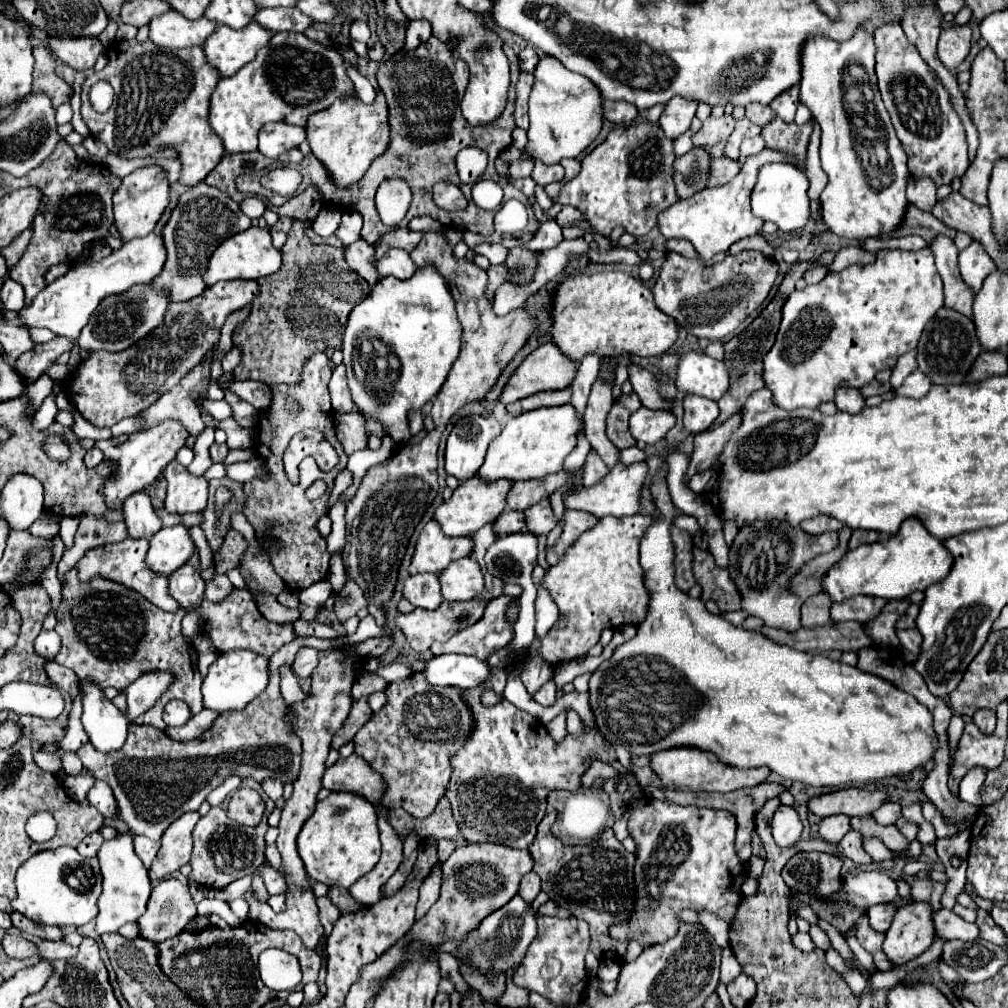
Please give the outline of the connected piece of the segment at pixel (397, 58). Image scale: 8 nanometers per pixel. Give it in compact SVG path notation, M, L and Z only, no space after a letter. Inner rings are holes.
M431 35L417 49L413 49L413 51L401 49L379 67L377 83L387 97L391 139L389 139L389 147L387 147L385 155L379 155L373 161L373 165L365 171L363 179L359 179L357 185L333 187L329 173L325 171L325 167L321 167L321 161L313 153L303 157L303 161L297 165L297 169L303 175L301 191L305 191L307 187L315 187L323 195L325 201L361 213L361 217L363 217L361 237L371 245L379 239L381 233L389 231L389 227L385 227L381 223L379 213L377 213L375 203L373 203L379 183L389 179L389 177L405 179L413 191L413 201L411 201L411 207L407 211L407 219L417 217L417 215L429 215L429 217L441 221L445 227L475 231L481 235L489 235L495 231L495 227L493 227L495 213L481 211L471 199L471 189L463 187L463 183L459 183L459 177L455 171L455 157L463 147L479 147L479 149L487 151L489 163L485 169L485 177L499 183L501 177L497 175L493 163L495 163L497 155L507 145L511 145L511 133L515 129L515 119L513 119L515 99L509 101L505 113L497 121L493 121L491 125L485 125L485 127L469 125L465 121L465 117L461 115L461 97L465 95L465 89L469 83L467 63L459 59L459 55L455 53L455 47L457 47L455 39L443 43L441 39ZM443 179L453 181L455 185L461 187L461 191L465 193L465 197L469 201L467 209L473 209L473 213L469 213L469 211L467 213L465 211L443 211L433 203L431 189L435 183L439 183Z

